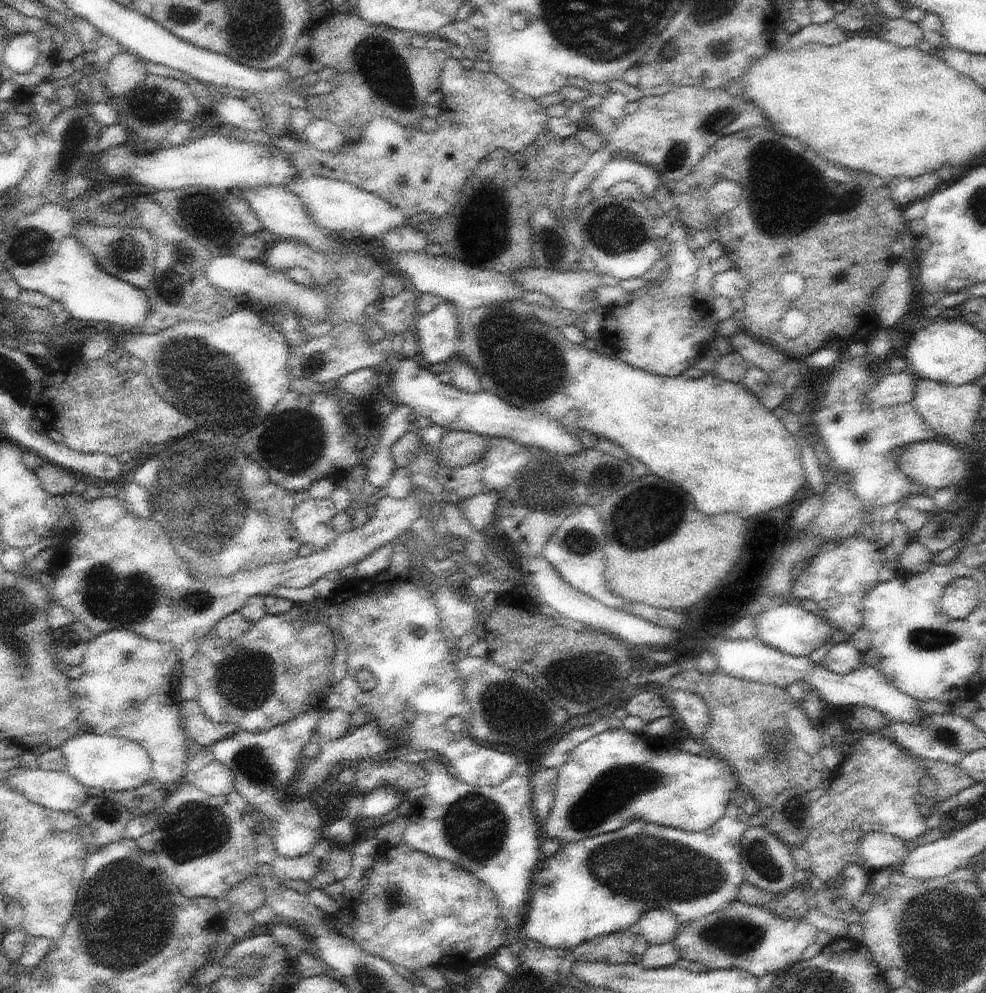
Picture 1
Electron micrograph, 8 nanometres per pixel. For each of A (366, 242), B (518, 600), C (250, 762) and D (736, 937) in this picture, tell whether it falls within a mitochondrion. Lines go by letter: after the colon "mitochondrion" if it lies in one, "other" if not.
A: other
B: other
C: mitochondrion
D: mitochondrion

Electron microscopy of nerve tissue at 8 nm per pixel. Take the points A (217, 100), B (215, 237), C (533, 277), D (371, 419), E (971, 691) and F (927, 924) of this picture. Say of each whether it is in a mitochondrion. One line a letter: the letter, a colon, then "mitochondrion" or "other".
A: other
B: mitochondrion
C: other
D: other
E: other
F: mitochondrion

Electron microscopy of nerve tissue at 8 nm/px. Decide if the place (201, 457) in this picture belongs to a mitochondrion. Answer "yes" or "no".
yes

